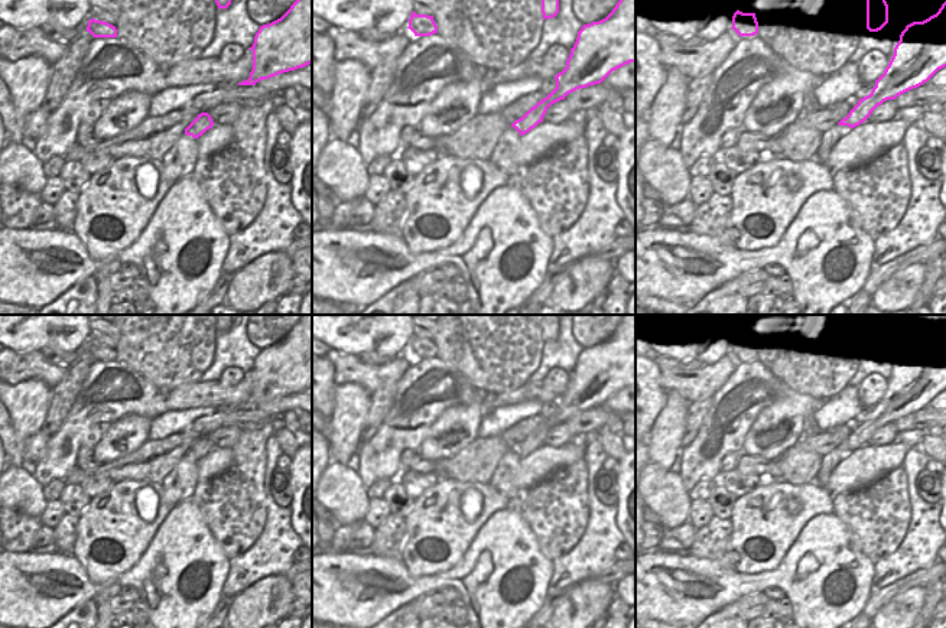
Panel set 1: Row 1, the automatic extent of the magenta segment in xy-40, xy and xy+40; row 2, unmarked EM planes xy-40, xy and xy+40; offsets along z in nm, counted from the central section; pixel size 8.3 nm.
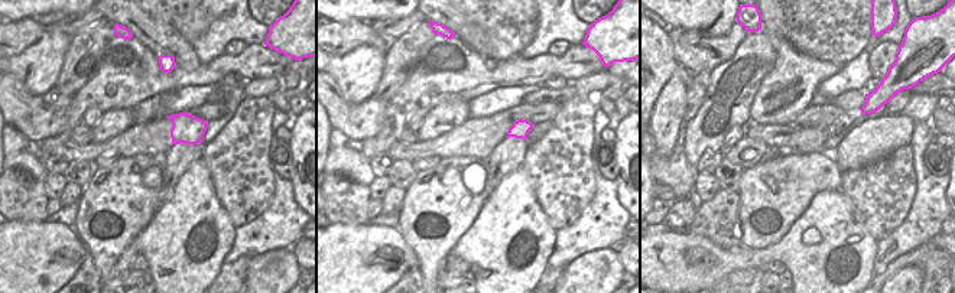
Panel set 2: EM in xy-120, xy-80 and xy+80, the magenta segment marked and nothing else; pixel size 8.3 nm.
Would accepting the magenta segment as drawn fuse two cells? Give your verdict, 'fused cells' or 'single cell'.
single cell

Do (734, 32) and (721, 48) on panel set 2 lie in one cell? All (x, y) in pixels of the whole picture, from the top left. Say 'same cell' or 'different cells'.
same cell

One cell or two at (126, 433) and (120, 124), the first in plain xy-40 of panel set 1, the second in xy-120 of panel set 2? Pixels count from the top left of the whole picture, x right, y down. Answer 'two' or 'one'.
one

